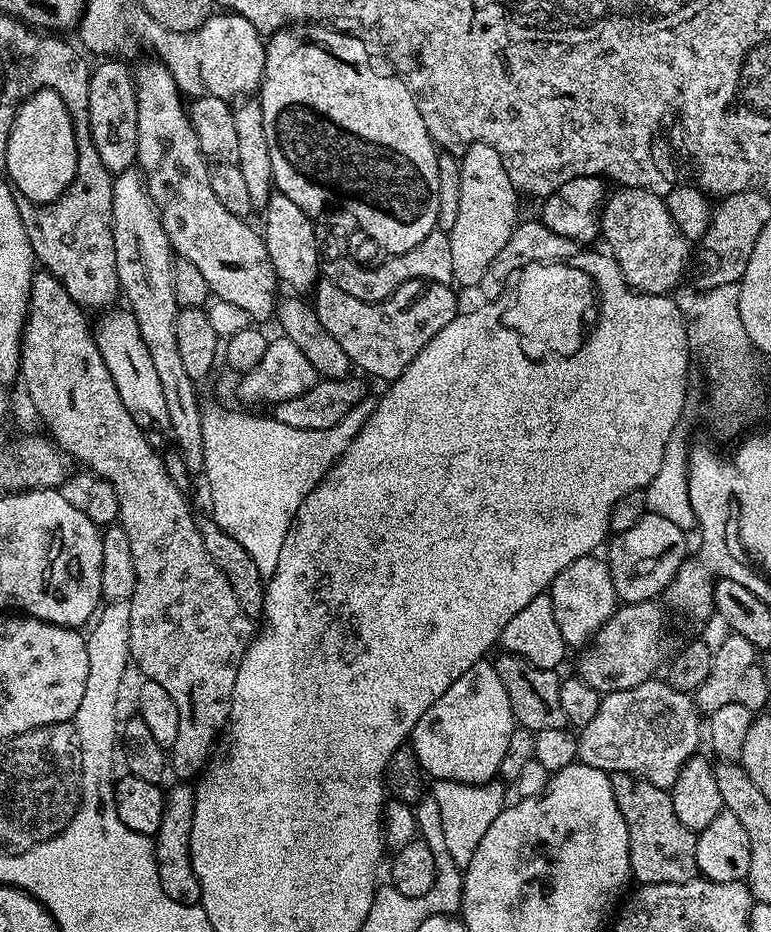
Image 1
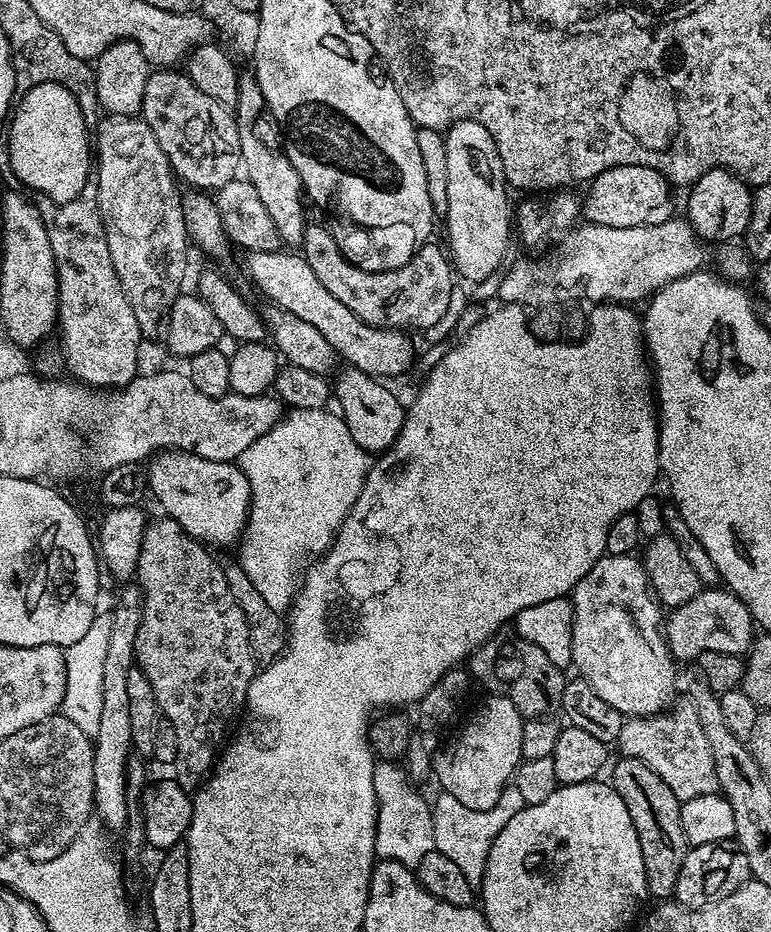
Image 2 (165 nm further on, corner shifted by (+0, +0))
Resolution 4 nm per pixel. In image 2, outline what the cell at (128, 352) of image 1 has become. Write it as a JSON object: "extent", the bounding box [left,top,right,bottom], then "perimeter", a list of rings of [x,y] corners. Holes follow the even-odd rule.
{"extent":[146,450,252,545],"perimeter":[[[160,450],[151,457],[147,465],[146,484],[151,495],[153,492],[157,502],[168,511],[165,513],[176,520],[184,532],[205,545],[235,545],[248,523],[252,491],[239,463],[203,460],[201,456],[189,452]]]}

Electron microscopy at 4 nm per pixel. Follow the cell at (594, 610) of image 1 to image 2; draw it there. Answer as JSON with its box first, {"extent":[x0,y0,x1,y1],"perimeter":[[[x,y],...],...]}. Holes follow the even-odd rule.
{"extent":[570,554,677,717],"perimeter":[[[605,554],[598,563],[592,567],[590,574],[586,574],[586,578],[582,578],[582,582],[578,582],[578,586],[573,588],[570,593],[572,609],[574,610],[574,654],[572,655],[572,663],[575,671],[586,682],[590,682],[590,686],[594,686],[594,690],[598,690],[598,698],[610,702],[610,706],[614,706],[614,710],[623,712],[625,717],[634,716],[654,716],[663,713],[665,710],[673,707],[676,696],[676,668],[677,661],[673,660],[672,652],[668,649],[665,629],[662,627],[662,605],[656,599],[653,591],[648,586],[648,576],[644,572],[643,563],[635,555],[630,556],[609,556]]]}

